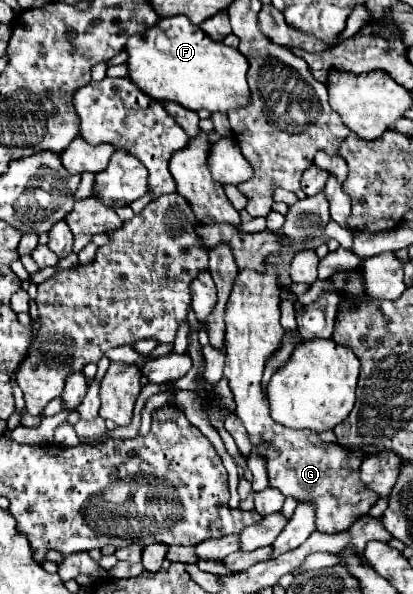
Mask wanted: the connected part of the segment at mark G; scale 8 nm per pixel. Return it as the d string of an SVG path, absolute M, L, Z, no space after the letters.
M265 266L265 274L253 270L241 270L225 312L225 378L237 402L237 416L241 418L249 442L257 448L257 454L267 462L269 486L277 488L285 496L293 496L297 502L309 502L315 508L315 524L323 534L337 534L349 530L351 524L369 514L371 506L379 500L371 488L363 486L359 478L359 466L365 458L363 450L343 448L339 444L327 444L310 430L285 428L271 420L267 396L261 388L261 376L267 360L279 350L283 328L279 324L279 294L275 266Z

